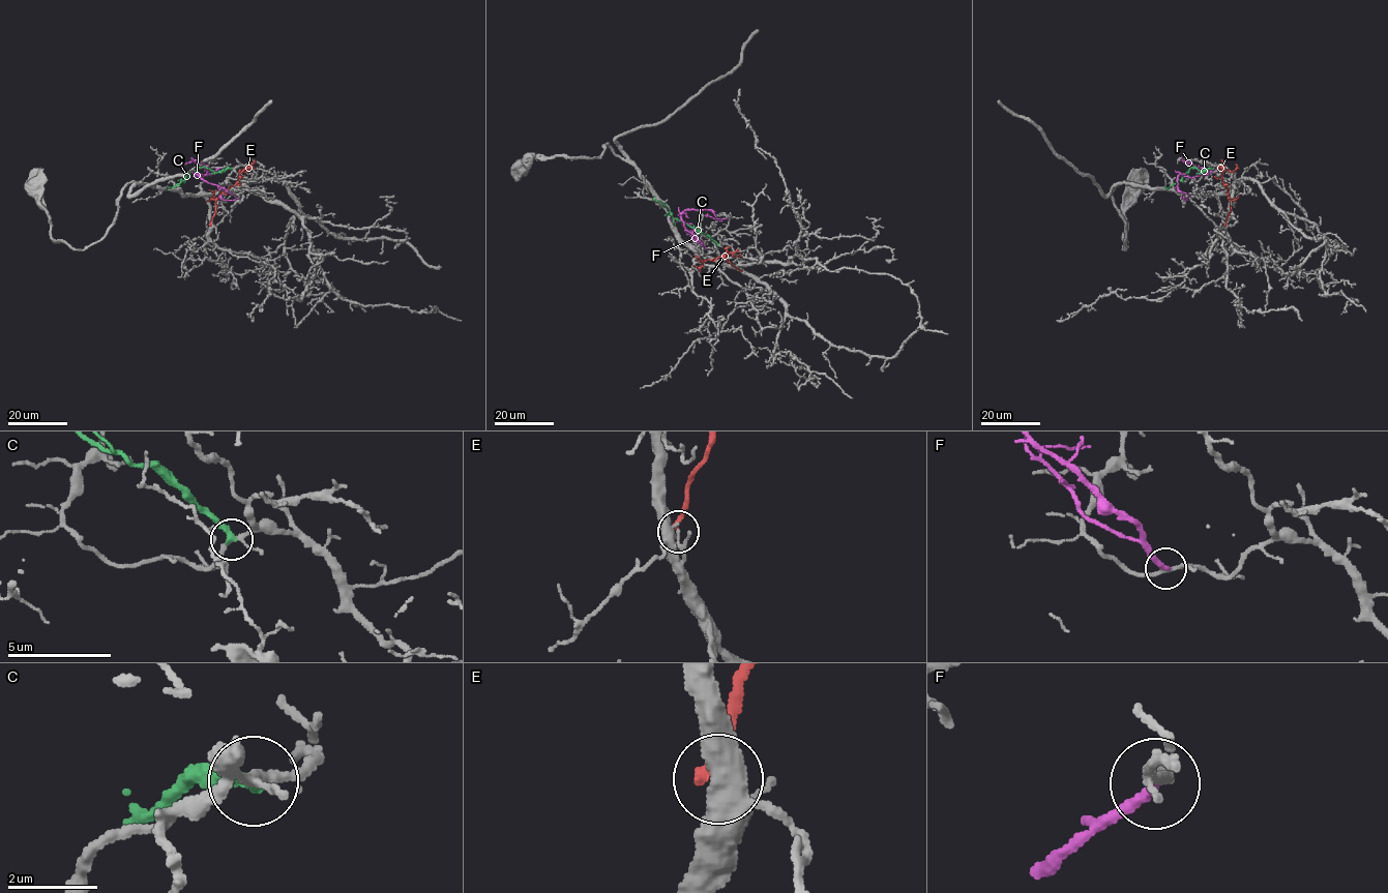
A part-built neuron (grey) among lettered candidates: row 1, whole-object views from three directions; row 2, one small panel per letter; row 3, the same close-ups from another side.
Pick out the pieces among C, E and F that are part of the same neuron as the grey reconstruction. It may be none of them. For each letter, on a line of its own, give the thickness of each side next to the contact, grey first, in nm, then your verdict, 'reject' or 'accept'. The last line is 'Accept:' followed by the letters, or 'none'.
C: 180/320 nm | reject
E: 440/300 nm | reject
F: 150/240 nm | reject
Accept: none

